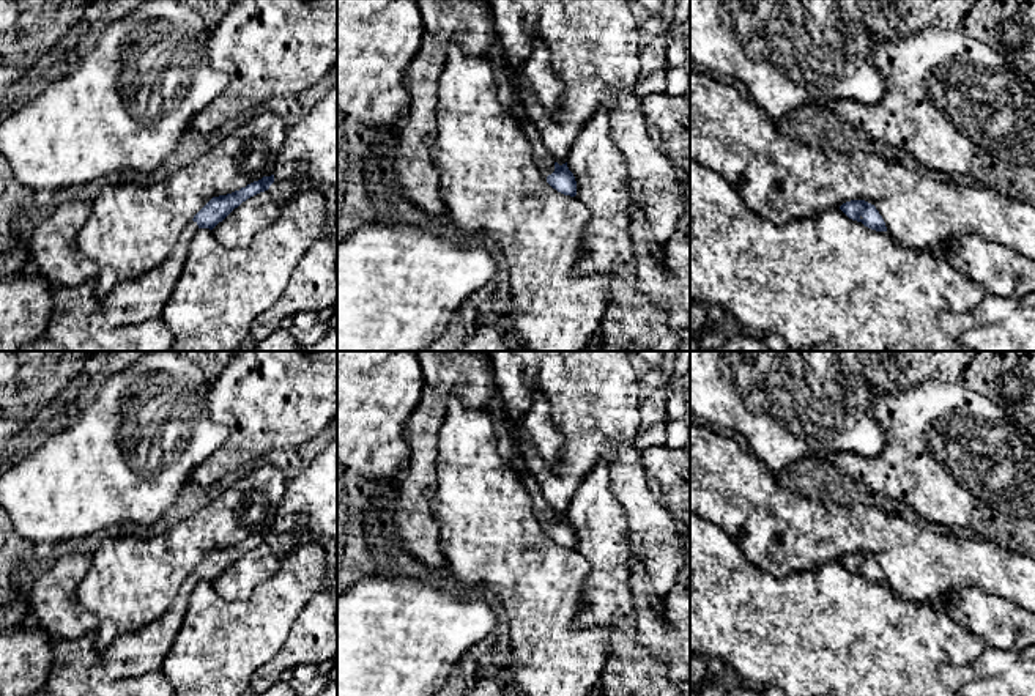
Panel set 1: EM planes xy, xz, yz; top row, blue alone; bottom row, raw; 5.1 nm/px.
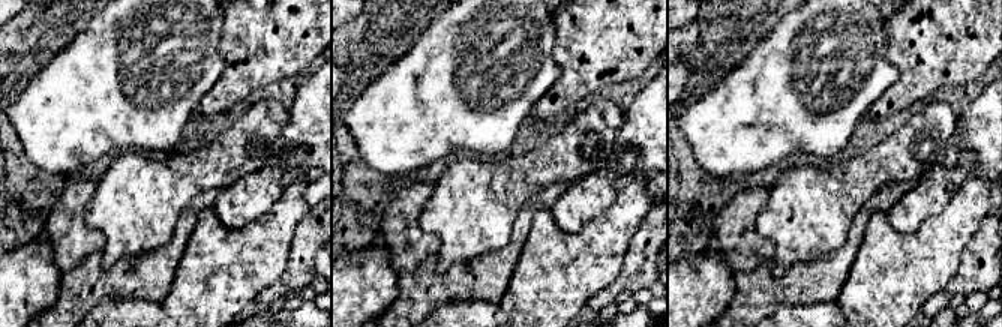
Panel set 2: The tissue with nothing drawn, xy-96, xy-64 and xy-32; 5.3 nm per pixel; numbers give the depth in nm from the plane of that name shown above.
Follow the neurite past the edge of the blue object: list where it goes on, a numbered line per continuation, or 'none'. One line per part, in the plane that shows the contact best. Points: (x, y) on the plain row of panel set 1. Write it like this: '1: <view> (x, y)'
1: xz (506, 447)

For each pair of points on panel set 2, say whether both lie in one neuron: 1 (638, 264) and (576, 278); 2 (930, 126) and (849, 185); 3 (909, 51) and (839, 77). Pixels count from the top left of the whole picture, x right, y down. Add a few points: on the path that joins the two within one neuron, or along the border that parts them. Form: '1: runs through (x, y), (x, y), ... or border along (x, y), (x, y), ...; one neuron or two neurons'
1: border along (635, 234), (623, 270), (597, 291); two neurons
2: runs through (911, 146), (899, 158), (869, 171); one neuron
3: border along (887, 23), (885, 57), (897, 78), (882, 93); two neurons

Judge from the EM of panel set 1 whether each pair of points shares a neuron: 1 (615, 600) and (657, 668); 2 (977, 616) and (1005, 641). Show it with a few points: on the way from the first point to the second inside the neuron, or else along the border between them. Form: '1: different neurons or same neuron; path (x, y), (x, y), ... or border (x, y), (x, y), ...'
1: same neuron; path (621, 619), (624, 641), (638, 655)
2: same neuron; path (983, 619), (999, 635)

